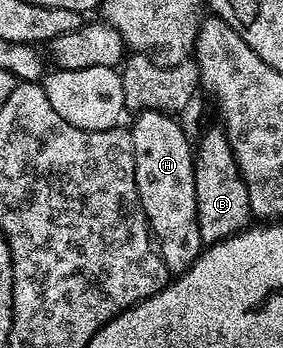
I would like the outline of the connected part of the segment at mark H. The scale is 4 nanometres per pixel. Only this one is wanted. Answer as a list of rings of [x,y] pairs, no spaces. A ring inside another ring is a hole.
[[[141,111],[130,126],[134,149],[134,181],[146,213],[156,250],[173,276],[188,271],[200,255],[196,198],[194,197],[194,143],[188,140],[179,118],[167,111]]]

